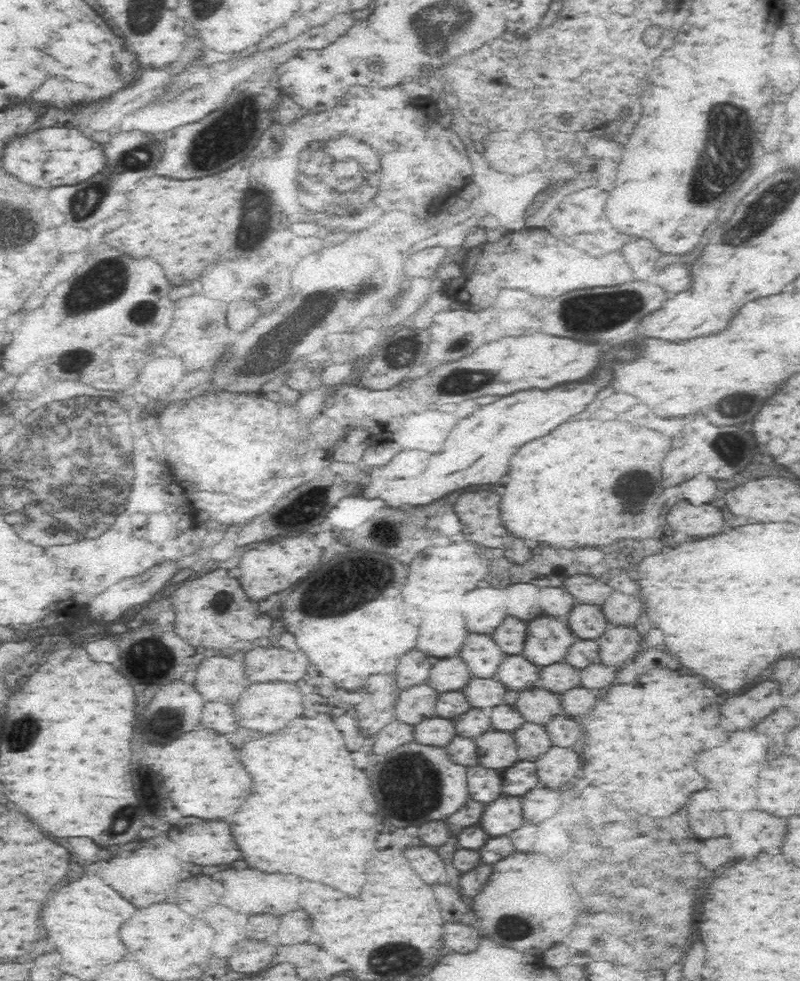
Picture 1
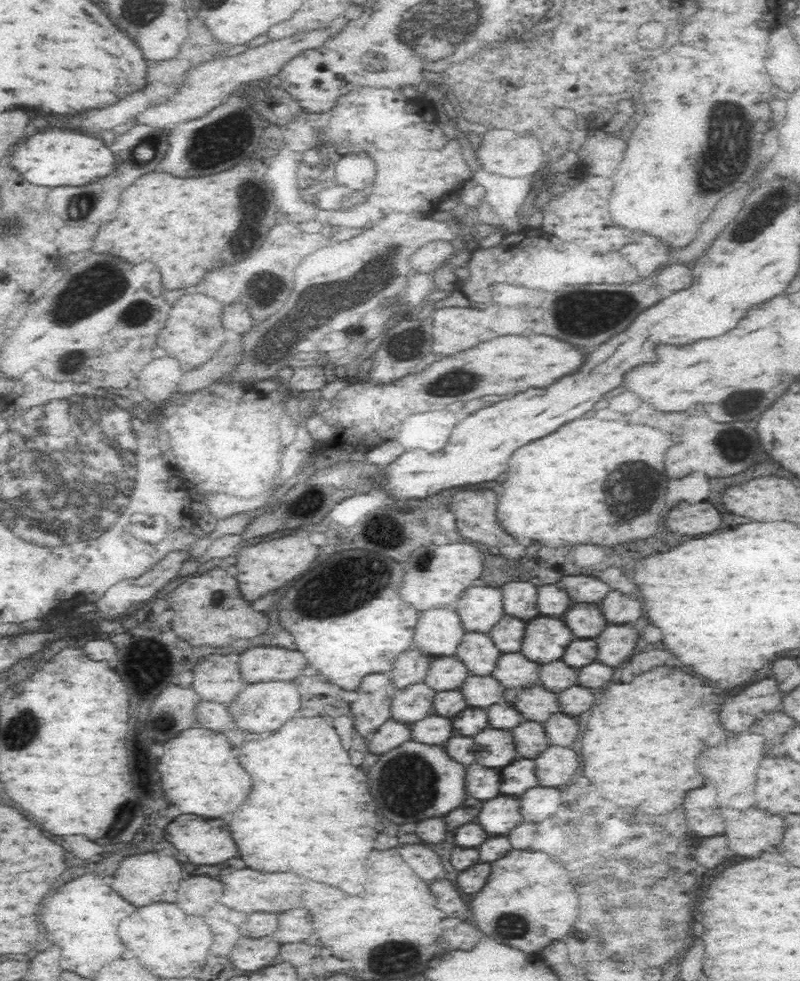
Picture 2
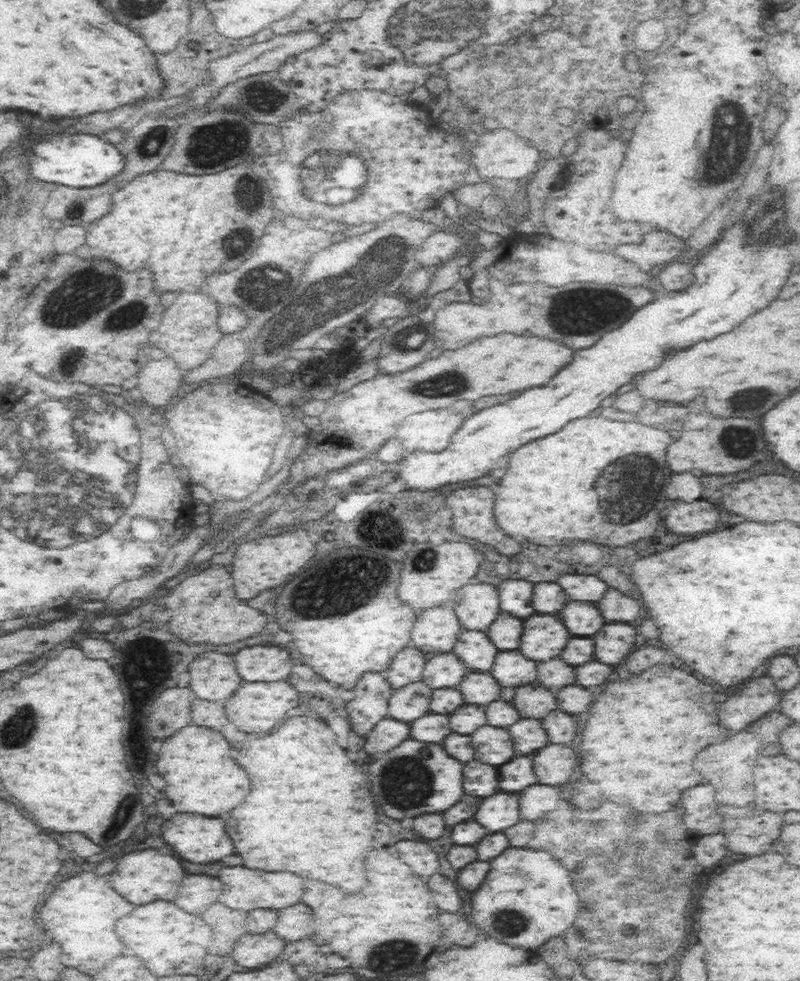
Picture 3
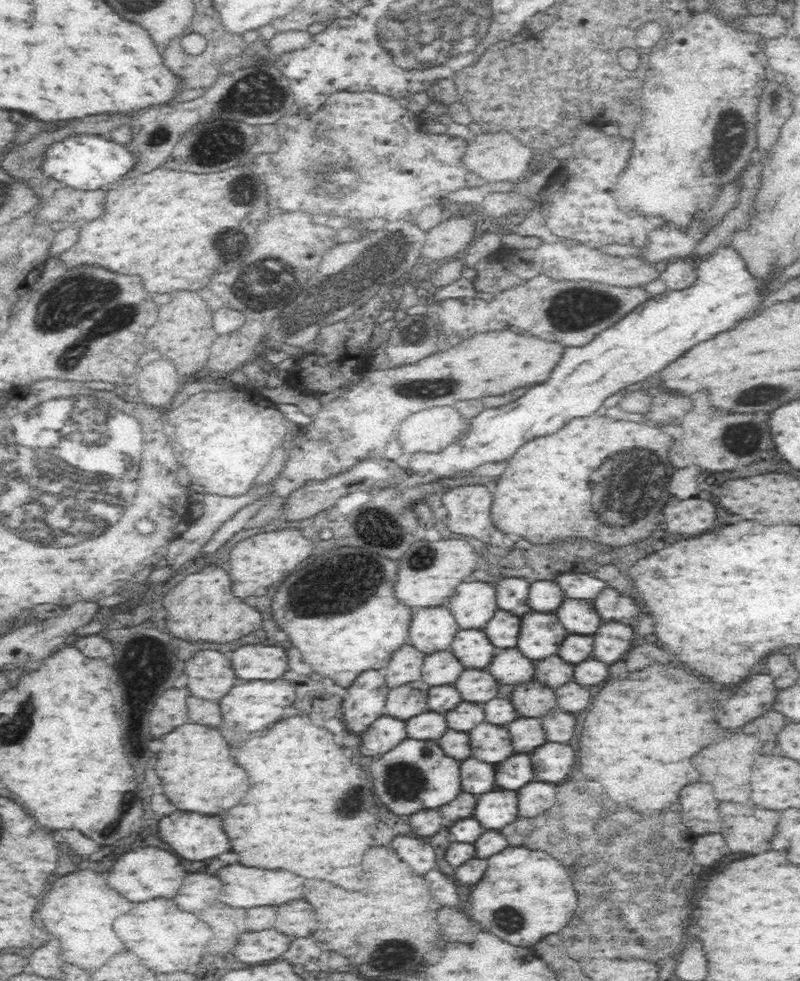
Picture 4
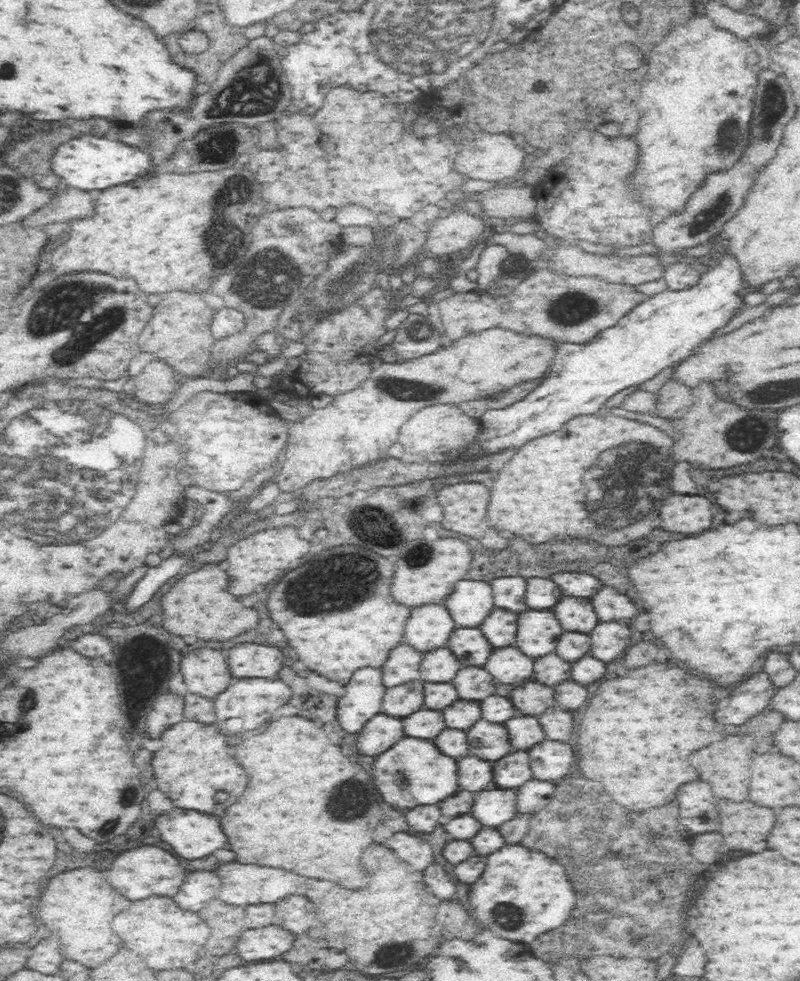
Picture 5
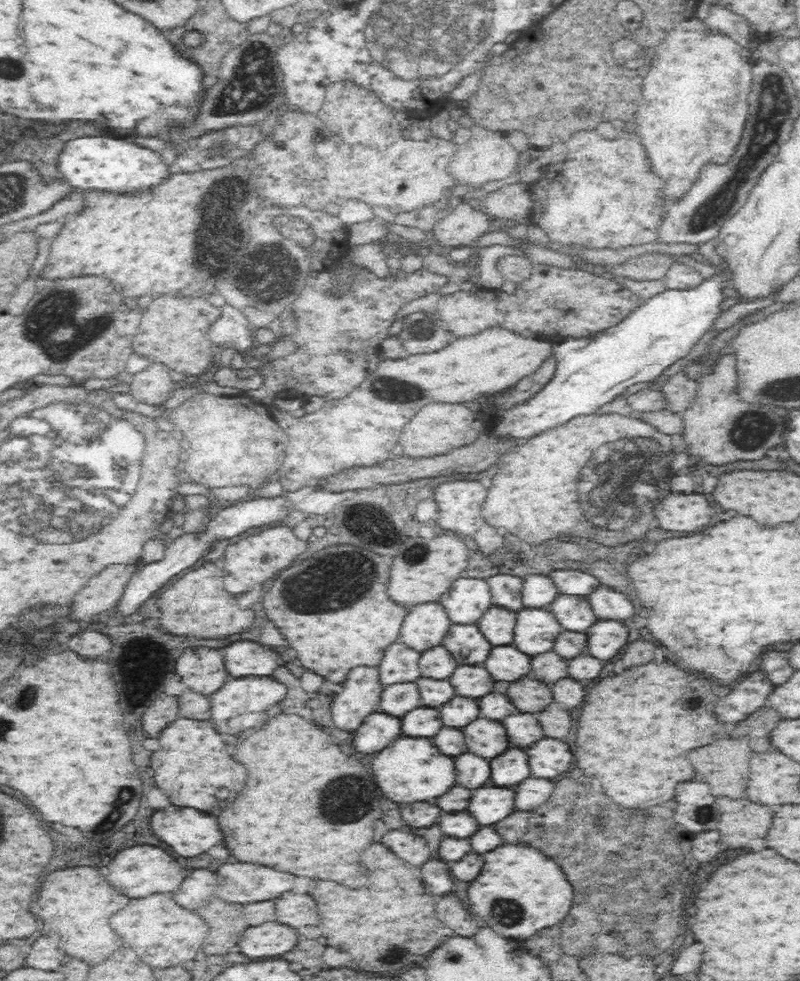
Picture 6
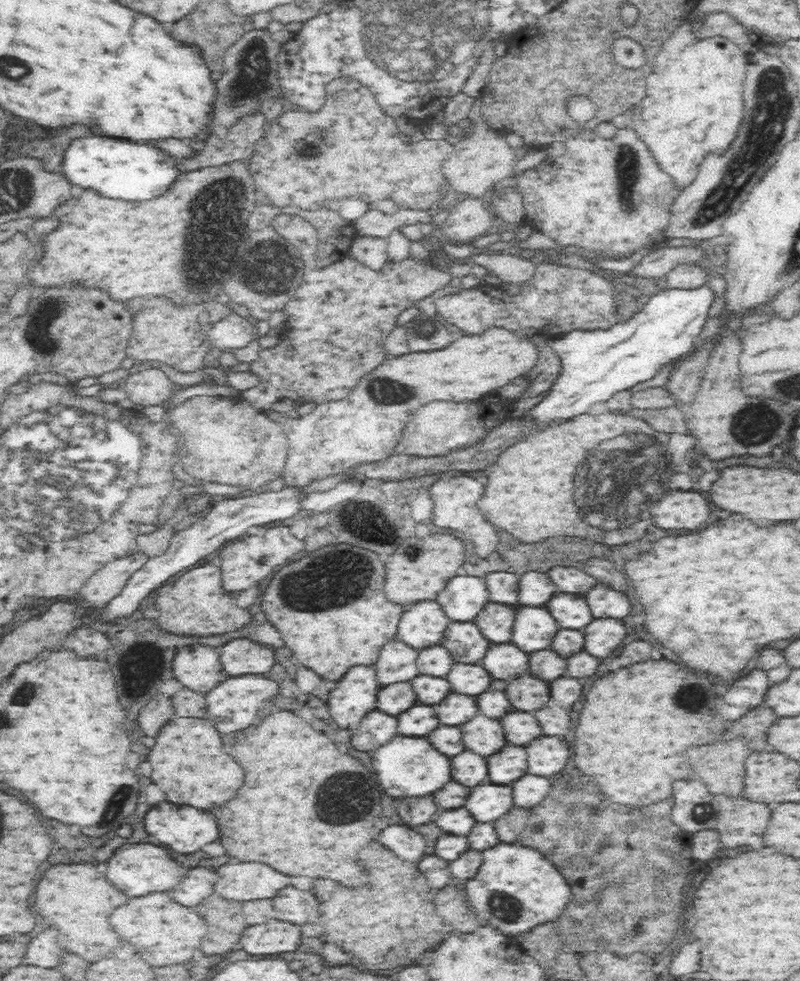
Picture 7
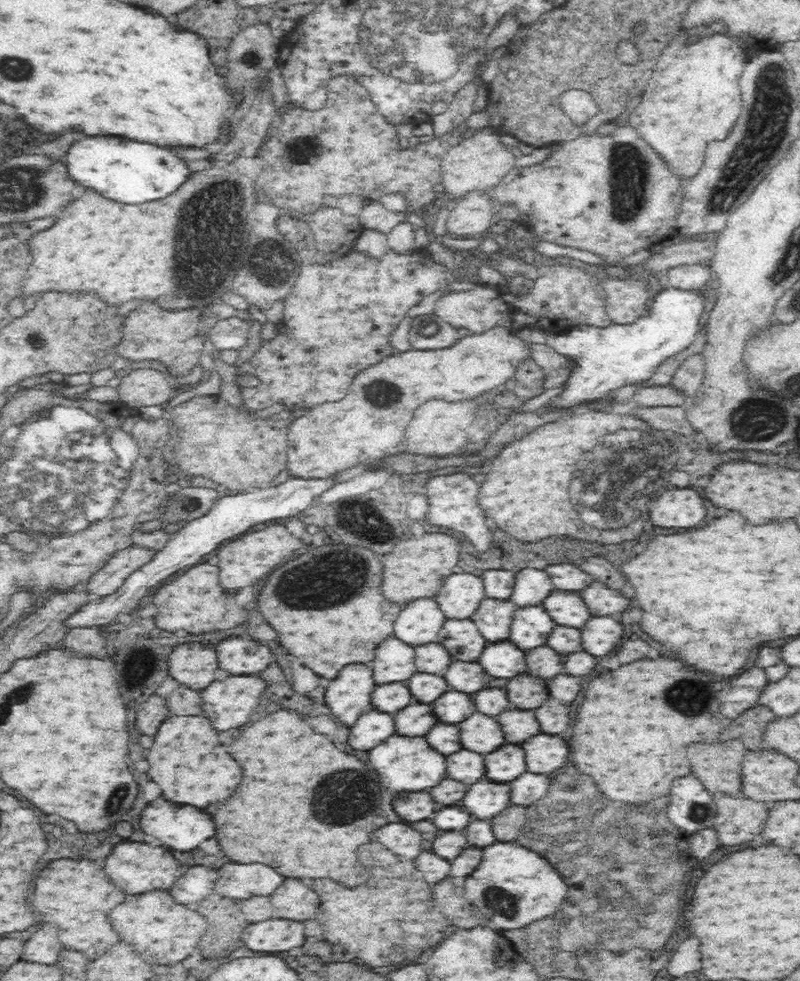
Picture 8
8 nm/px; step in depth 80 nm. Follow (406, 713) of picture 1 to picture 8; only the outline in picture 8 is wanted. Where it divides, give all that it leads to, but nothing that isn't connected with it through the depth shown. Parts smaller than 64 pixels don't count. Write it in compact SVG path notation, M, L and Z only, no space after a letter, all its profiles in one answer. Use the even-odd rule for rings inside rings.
M390 682L386 685L377 685L372 694L373 708L393 715L400 712L404 706L408 706L408 702L415 702L412 700L414 696L409 688L404 688L404 686L408 686L408 682Z

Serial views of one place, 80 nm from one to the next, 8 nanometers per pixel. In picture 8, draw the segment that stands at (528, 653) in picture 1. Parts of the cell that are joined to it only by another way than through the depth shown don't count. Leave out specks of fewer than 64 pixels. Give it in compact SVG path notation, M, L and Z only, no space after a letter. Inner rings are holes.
M544 606L519 607L514 614L509 641L520 650L532 650L546 646L556 622L550 618Z

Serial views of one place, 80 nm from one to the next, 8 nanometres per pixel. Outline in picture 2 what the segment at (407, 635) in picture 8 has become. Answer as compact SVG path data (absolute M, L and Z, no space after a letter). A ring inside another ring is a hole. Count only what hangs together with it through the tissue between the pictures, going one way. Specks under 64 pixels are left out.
M430 610L420 616L416 648L434 656L455 654L465 636L461 618L452 610Z

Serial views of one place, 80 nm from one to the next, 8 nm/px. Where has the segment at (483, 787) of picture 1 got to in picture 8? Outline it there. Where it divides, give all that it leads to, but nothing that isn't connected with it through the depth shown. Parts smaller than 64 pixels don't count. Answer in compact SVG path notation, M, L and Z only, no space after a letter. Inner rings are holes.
M460 750L452 756L448 756L446 764L448 764L450 778L464 782L468 786L472 786L486 777L484 758L476 752L470 752L470 750Z

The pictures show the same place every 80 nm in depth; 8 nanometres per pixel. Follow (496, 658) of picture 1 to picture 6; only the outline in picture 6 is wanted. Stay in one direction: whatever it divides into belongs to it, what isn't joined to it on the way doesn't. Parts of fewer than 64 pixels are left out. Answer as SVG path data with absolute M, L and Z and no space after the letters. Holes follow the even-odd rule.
M452 625L442 645L460 665L482 665L493 646L477 625Z

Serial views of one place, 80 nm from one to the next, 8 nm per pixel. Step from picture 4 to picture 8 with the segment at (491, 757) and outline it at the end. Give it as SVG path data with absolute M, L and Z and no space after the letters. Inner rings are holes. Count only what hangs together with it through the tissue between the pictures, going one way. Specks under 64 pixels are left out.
M480 712L472 714L468 720L458 724L460 740L466 750L474 750L478 754L490 754L504 744L502 726Z

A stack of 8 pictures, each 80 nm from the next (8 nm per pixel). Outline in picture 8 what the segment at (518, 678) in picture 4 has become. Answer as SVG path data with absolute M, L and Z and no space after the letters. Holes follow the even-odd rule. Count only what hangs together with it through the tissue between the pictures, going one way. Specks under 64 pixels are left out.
M510 641L488 643L478 660L494 678L514 678L526 670L526 652Z

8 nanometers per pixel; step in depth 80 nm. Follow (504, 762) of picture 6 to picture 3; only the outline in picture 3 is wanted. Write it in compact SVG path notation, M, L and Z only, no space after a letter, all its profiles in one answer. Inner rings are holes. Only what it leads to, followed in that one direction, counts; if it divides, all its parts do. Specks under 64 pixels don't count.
M522 755L512 758L512 762L506 762L505 765L499 766L500 768L500 788L502 792L520 792L526 790L528 786L538 784L536 773L534 773L533 762L531 756Z

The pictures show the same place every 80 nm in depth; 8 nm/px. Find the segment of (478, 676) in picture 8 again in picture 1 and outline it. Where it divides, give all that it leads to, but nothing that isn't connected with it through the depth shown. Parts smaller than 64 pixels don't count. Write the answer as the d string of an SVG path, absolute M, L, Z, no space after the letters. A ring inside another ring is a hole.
M474 678L468 682L466 688L462 688L461 693L468 698L472 708L494 708L496 704L504 702L504 692L506 688L496 682L496 680L482 680Z

